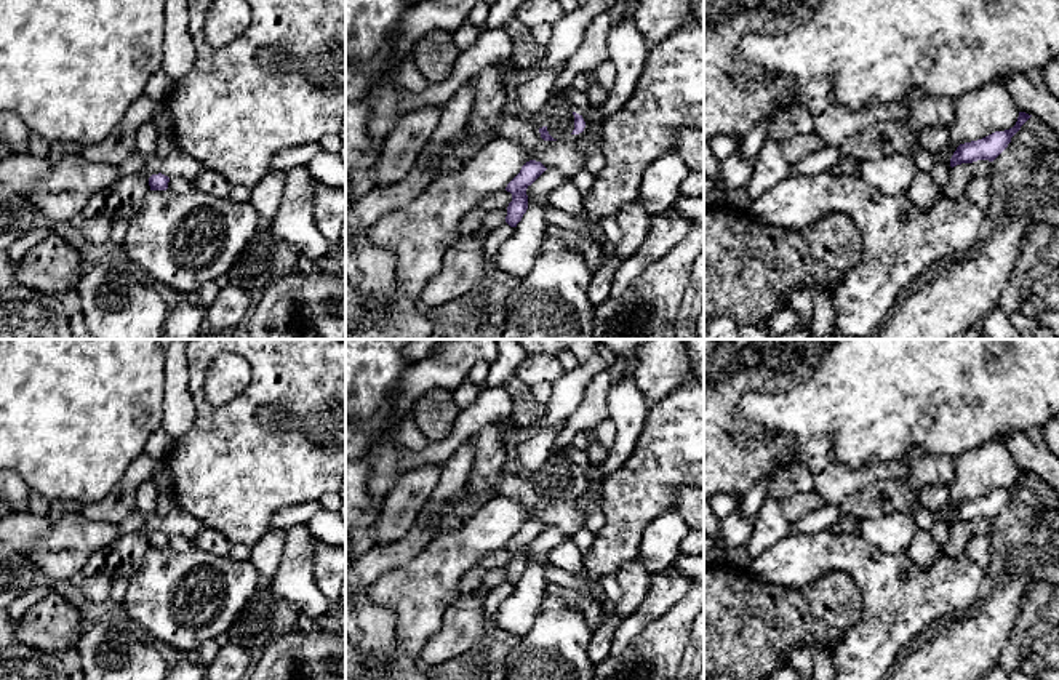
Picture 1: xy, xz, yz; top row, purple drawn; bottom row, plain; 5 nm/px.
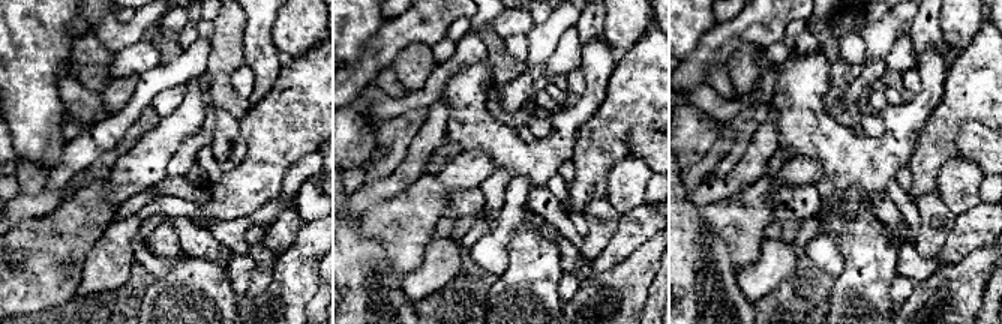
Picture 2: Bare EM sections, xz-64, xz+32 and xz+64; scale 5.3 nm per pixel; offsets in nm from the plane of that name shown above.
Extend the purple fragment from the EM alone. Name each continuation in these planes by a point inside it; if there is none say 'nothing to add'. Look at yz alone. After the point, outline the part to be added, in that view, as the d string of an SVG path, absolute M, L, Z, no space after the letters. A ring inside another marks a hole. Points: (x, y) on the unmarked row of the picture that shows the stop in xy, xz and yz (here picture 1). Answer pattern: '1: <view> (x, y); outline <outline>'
nothing to add

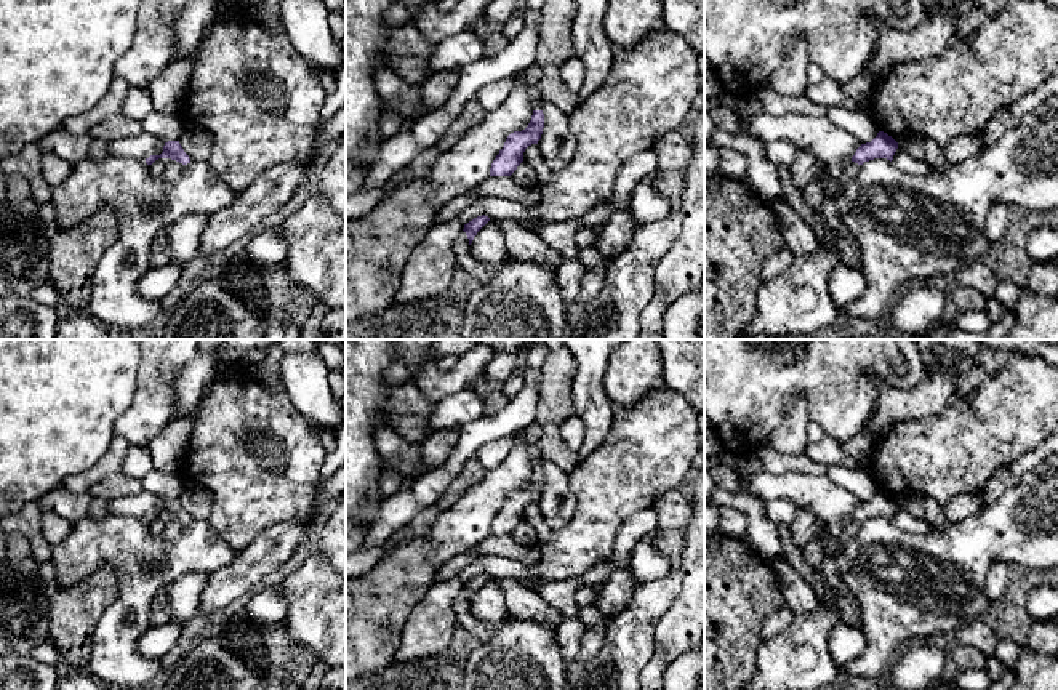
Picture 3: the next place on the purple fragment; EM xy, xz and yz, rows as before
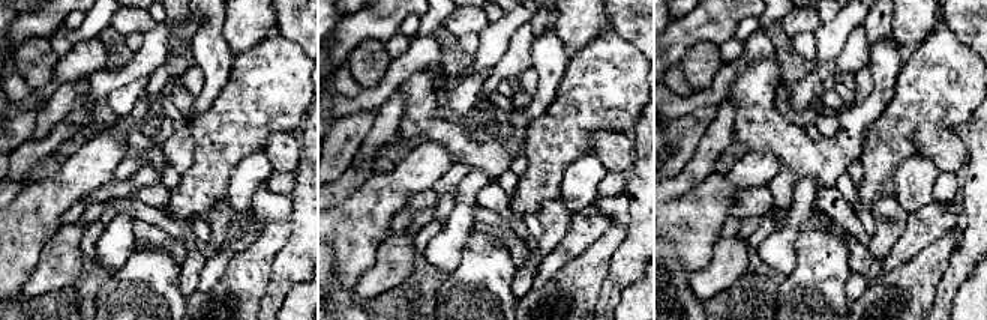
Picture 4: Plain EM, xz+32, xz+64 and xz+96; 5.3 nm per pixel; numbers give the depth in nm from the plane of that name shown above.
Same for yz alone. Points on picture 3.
nothing to add

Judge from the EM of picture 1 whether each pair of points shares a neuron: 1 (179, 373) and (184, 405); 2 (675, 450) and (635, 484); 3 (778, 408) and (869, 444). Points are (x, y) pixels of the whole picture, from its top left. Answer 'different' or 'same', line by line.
1: same
2: same
3: same

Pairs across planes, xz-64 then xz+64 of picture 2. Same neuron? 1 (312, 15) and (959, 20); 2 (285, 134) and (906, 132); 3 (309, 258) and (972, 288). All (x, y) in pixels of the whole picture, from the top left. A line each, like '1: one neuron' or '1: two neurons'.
1: one neuron
2: two neurons
3: one neuron

